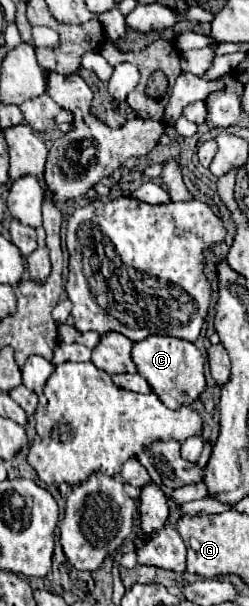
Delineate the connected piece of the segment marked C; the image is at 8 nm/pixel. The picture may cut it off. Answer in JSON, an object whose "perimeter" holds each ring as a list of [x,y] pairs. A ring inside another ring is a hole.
{"perimeter":[[[151,335],[133,345],[131,359],[137,365],[137,373],[147,379],[147,383],[153,387],[159,399],[171,409],[179,409],[179,405],[191,405],[205,389],[203,355],[191,341]]]}

